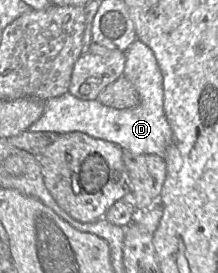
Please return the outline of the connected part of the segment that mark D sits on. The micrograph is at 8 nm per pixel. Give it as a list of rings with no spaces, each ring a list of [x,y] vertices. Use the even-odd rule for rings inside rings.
[[[136,40],[125,52],[123,77],[127,78],[140,96],[140,103],[131,109],[115,109],[103,105],[97,99],[81,100],[69,92],[45,101],[41,117],[29,132],[54,132],[58,135],[82,132],[93,138],[116,144],[122,150],[134,154],[155,154],[165,157],[172,142],[172,130],[163,110],[163,77],[152,50]]]

